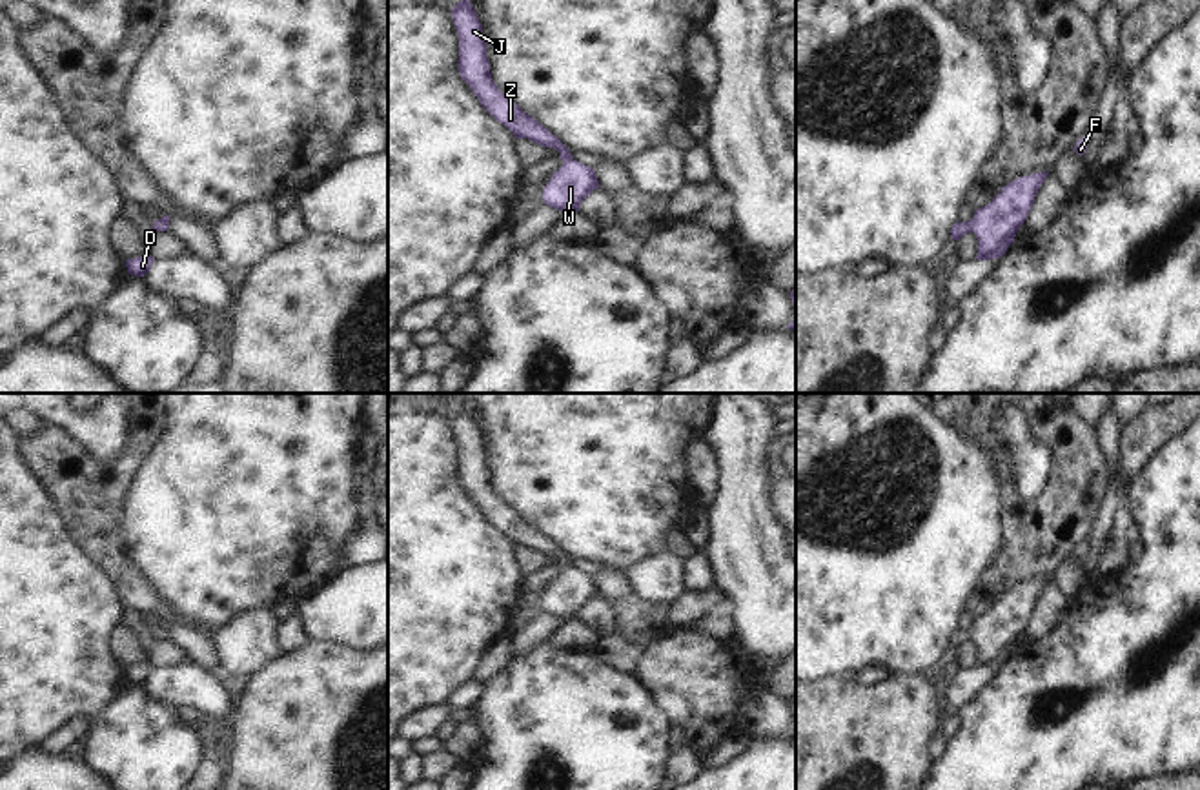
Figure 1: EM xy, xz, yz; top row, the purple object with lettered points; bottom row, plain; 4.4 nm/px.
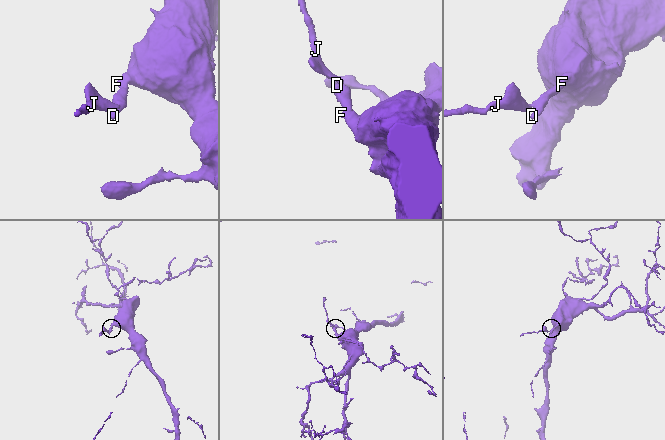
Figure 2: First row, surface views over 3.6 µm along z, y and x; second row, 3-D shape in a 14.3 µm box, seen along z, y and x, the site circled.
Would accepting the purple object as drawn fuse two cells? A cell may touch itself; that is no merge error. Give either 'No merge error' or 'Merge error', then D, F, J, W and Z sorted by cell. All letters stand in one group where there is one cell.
No merge error. Groups: D F J W Z

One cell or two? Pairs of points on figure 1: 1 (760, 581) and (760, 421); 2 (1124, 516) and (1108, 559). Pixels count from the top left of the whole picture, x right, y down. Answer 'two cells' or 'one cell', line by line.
1: one cell
2: one cell

